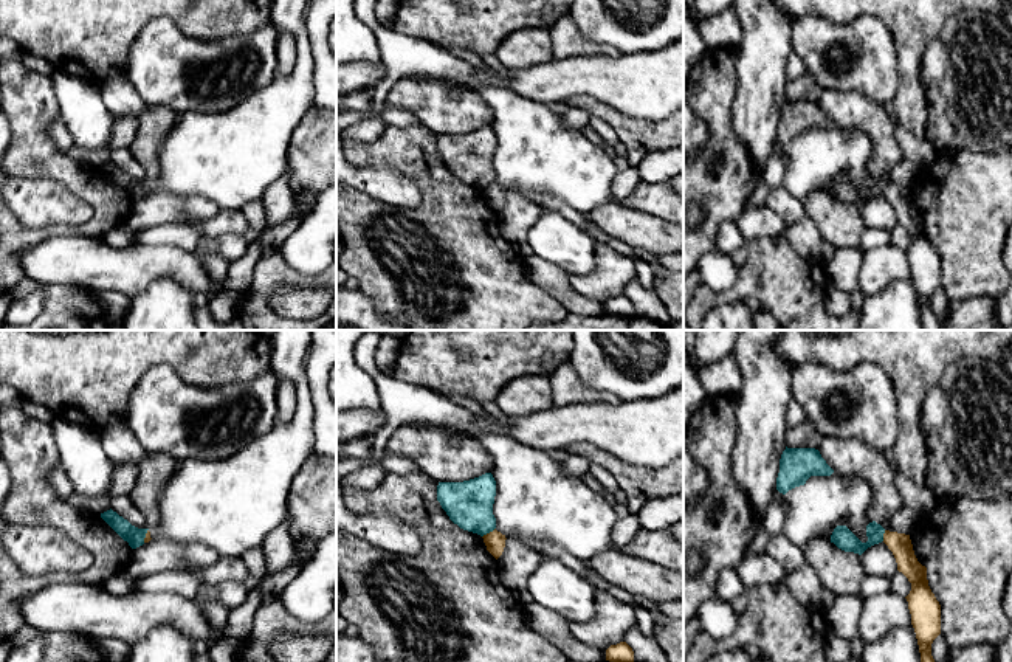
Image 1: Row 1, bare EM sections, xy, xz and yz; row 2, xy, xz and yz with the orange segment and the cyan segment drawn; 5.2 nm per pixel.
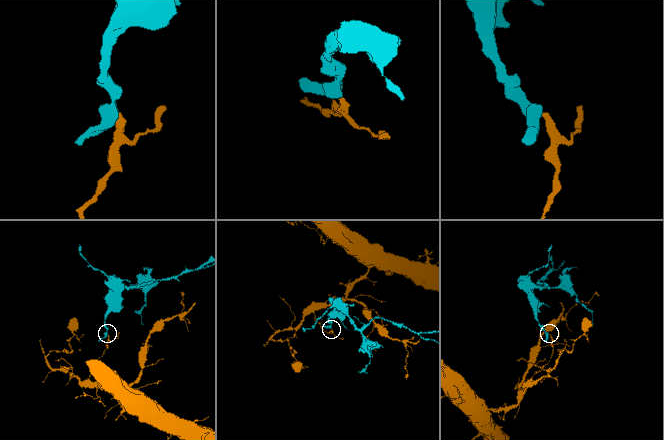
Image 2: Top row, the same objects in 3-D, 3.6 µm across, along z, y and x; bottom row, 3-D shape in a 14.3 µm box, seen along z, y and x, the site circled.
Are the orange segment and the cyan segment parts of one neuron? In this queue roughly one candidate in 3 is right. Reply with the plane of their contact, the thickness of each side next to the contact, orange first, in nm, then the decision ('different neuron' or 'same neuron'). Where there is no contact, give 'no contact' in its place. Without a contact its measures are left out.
xz | 110/240 nm | different neuron

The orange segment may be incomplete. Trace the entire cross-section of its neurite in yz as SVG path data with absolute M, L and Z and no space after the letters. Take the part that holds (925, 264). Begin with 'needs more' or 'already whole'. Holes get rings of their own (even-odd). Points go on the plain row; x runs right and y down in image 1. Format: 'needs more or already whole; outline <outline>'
already whole; outline M885 183L883 195L893 205L897 223L911 236L905 251L919 298L922 330L942 330L931 309L931 296L941 287L941 257L928 239L927 220L917 214L910 188Z

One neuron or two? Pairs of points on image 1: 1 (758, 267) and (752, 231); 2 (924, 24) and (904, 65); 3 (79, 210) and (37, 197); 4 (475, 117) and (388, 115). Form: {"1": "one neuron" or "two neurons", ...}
{"1": "two neurons", "2": "one neuron", "3": "one neuron", "4": "two neurons"}

